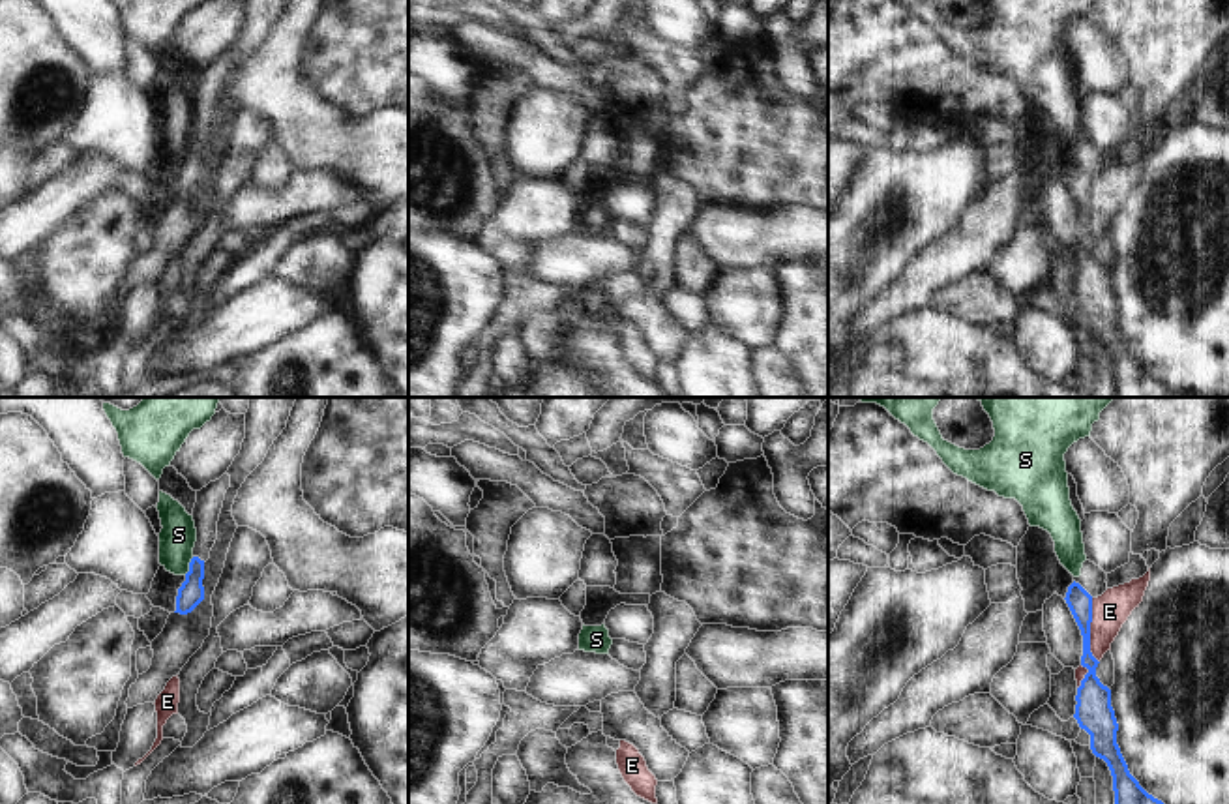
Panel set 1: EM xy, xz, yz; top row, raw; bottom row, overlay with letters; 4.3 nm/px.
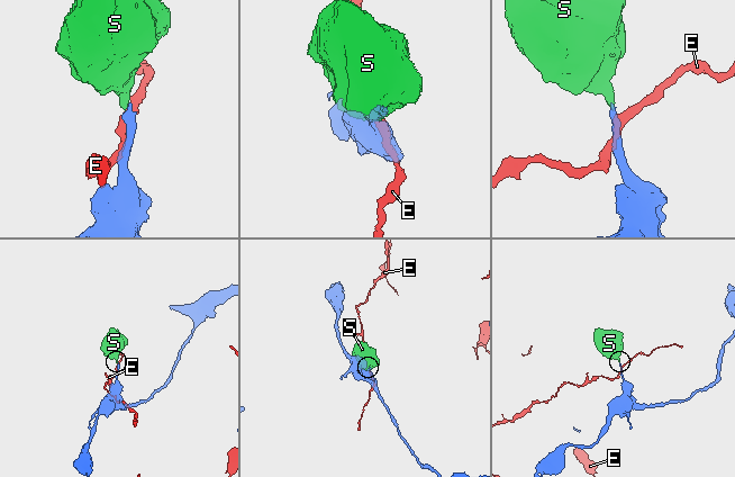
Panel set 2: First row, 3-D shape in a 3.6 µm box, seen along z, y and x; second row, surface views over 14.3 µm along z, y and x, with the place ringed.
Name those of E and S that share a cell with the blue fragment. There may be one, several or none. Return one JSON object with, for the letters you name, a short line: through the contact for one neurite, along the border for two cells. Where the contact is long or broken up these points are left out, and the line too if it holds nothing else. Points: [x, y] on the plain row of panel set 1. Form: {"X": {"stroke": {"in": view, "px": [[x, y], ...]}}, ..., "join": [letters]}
{"join": []}

